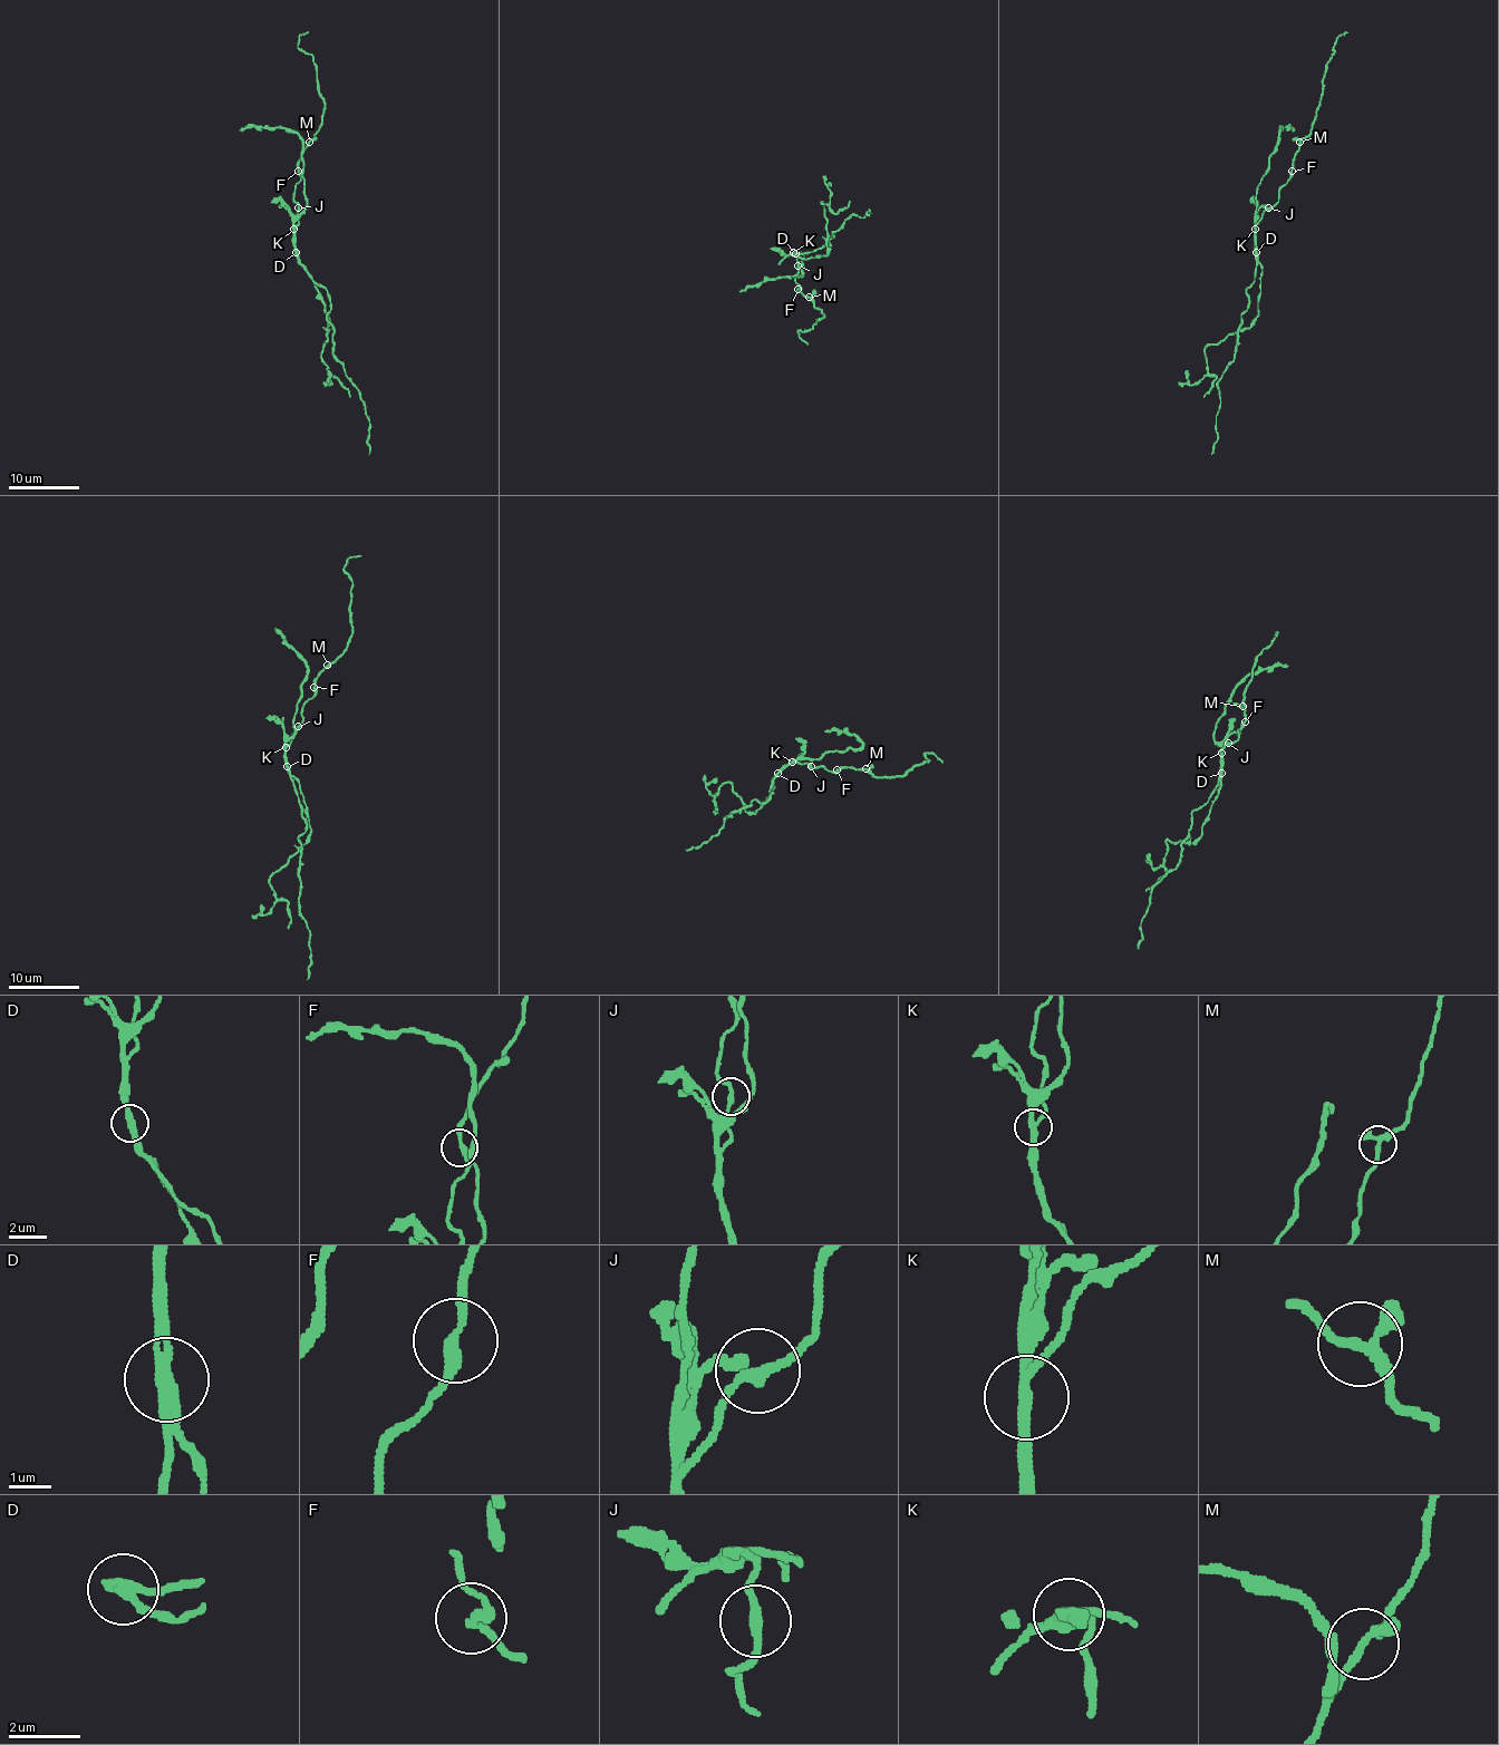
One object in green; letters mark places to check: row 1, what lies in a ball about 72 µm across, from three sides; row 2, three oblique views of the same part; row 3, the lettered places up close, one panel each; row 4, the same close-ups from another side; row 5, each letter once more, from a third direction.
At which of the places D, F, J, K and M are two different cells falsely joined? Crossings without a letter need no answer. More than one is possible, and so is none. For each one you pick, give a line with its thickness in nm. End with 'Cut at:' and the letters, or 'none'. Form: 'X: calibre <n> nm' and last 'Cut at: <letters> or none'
D: calibre 280 nm
K: calibre 240 nm
Cut at: D, K

